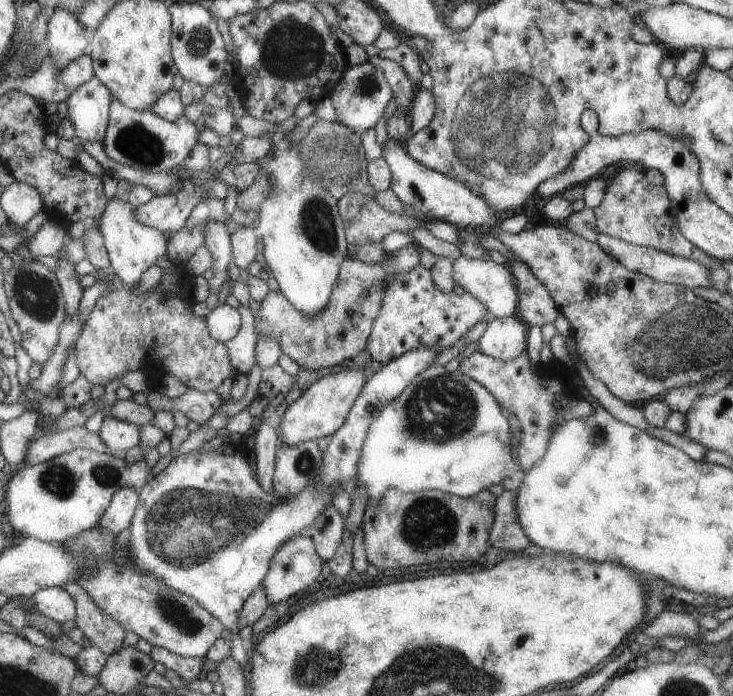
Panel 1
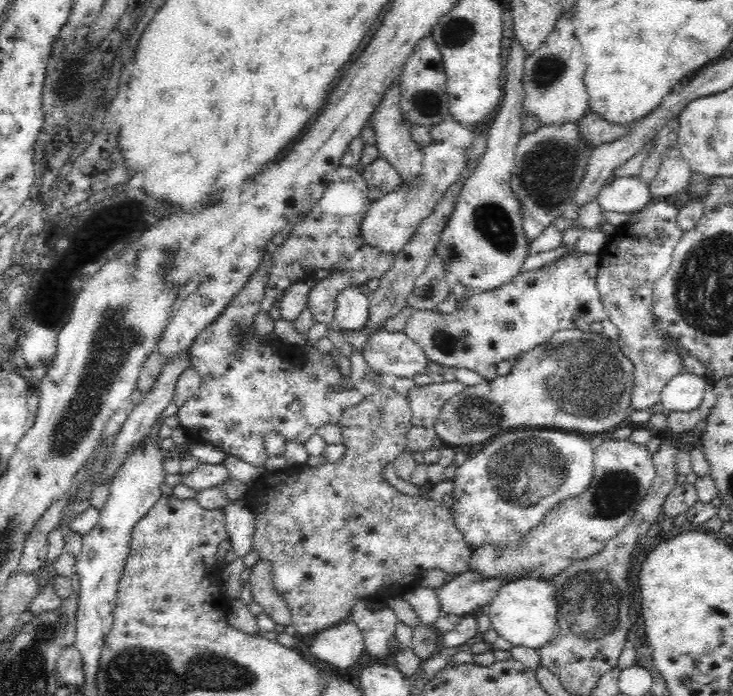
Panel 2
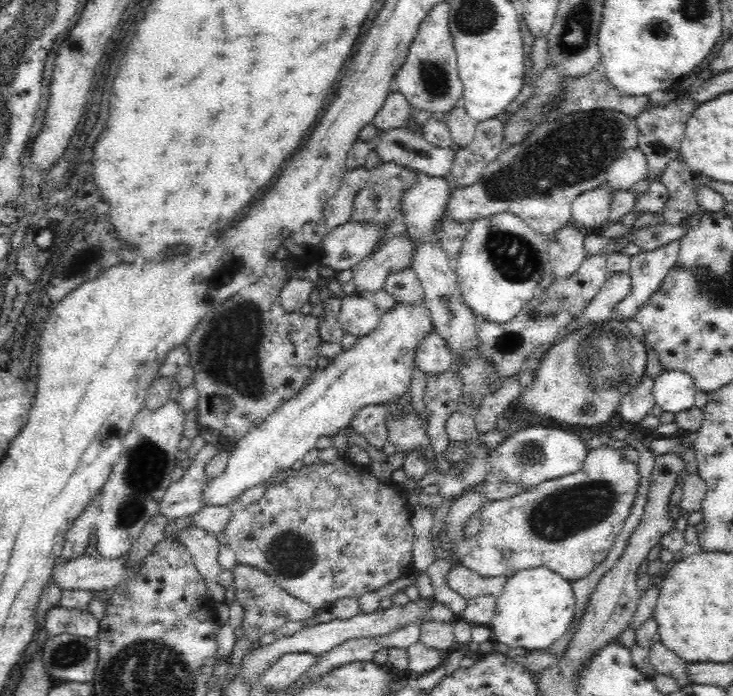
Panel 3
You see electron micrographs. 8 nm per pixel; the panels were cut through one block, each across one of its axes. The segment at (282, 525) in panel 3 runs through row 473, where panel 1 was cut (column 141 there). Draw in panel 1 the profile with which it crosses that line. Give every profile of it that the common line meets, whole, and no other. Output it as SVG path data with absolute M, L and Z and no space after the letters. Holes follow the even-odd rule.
M175 264L172 269L163 271L164 275L158 285L148 292L142 293L128 284L123 284L118 290L104 293L96 300L75 348L80 375L87 376L93 385L100 384L106 387L106 384L116 378L120 379L120 375L125 376L131 371L141 371L153 381L162 380L166 374L175 376L188 389L207 393L216 391L216 388L230 376L236 378L237 370L232 370L225 342L212 338L212 334L208 332L206 316L194 316L192 308L196 303L192 305L192 300L184 296L184 290L188 293L192 286L194 277L192 272L189 272L186 266Z

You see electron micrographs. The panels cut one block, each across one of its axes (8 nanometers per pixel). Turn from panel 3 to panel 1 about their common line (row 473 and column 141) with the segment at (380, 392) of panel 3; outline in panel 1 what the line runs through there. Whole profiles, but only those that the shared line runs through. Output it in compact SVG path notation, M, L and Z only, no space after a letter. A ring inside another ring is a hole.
M116 196L108 200L106 210L100 216L100 230L111 262L110 271L118 276L123 284L136 288L142 274L167 254L168 240L159 229L152 228L136 220L136 210L130 200L122 202Z

